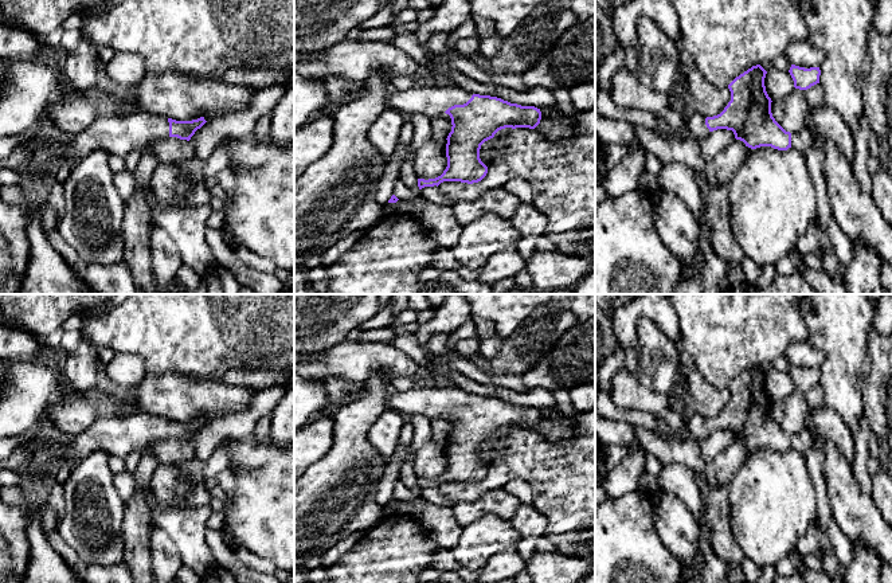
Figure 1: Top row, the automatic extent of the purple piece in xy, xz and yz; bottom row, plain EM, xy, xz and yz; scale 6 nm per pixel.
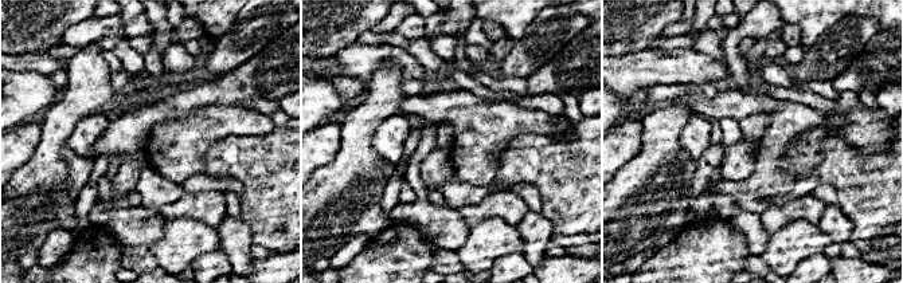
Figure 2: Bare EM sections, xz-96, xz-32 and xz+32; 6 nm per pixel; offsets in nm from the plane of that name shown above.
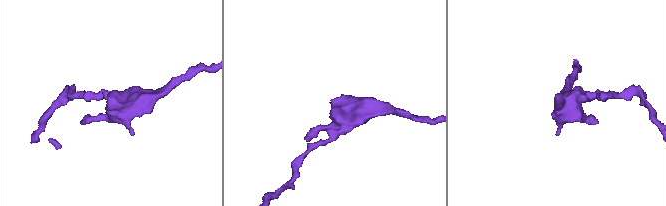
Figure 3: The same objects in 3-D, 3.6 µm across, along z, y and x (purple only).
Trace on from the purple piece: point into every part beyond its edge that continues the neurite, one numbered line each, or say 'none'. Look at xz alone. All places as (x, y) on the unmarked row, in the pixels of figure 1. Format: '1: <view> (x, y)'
1: xz (430, 402)

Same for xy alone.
1: xy (118, 437)

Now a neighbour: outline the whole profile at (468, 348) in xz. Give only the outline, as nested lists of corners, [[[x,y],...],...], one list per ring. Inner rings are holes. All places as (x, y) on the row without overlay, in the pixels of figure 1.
[[[476,339],[459,340],[455,347],[459,356],[466,359],[473,359],[480,352],[480,341]]]

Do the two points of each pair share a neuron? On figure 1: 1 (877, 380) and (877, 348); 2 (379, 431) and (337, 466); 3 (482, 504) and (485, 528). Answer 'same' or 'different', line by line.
1: same
2: different
3: different

